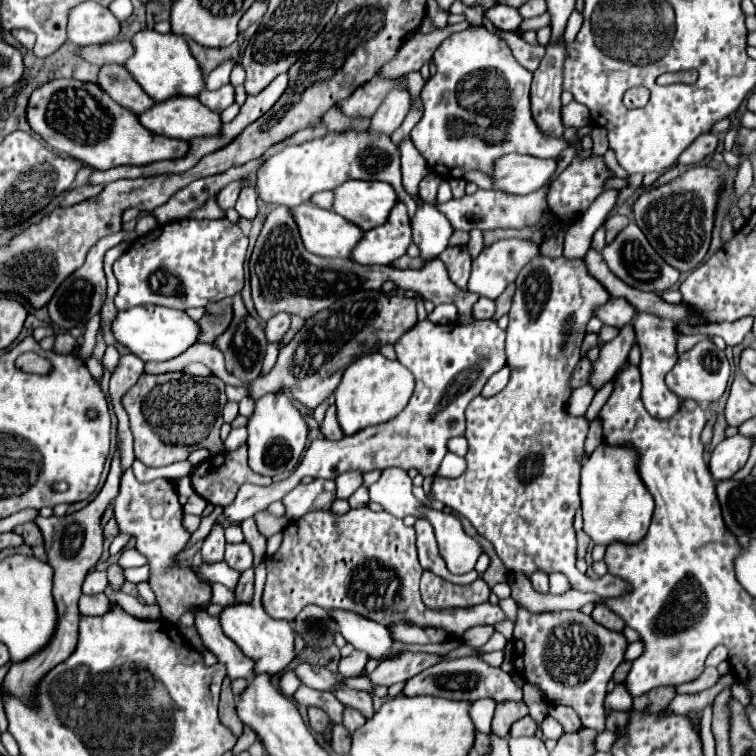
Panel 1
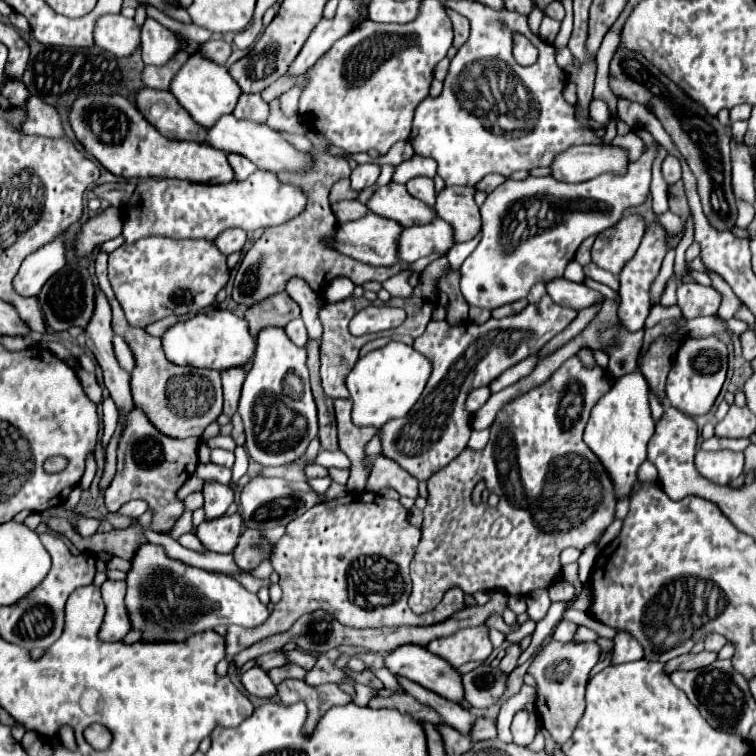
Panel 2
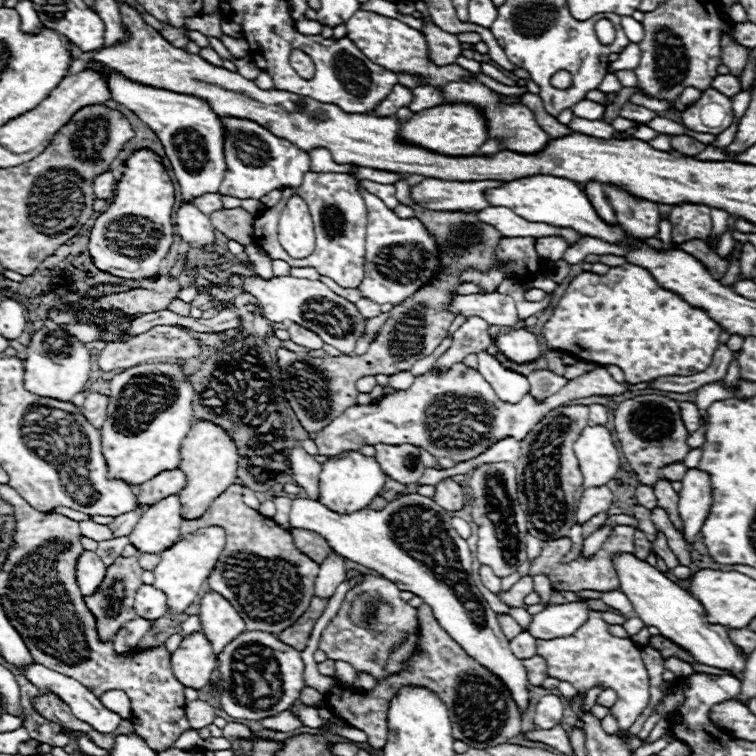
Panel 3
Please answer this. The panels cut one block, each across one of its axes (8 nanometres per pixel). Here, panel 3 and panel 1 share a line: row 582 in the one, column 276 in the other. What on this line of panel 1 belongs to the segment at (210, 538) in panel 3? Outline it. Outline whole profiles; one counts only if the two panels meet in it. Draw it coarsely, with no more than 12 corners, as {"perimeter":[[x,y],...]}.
{"perimeter":[[326,132],[268,158],[264,202],[292,208],[346,180],[390,184],[400,150],[382,132]]}

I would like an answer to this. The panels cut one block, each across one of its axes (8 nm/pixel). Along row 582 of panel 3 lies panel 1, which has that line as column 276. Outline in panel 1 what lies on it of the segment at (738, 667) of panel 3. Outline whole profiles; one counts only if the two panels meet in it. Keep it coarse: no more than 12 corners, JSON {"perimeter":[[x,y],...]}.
{"perimeter":[[260,598],[226,606],[224,634],[278,676],[298,656],[290,622],[270,618]]}

